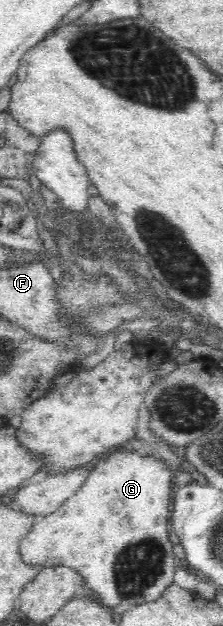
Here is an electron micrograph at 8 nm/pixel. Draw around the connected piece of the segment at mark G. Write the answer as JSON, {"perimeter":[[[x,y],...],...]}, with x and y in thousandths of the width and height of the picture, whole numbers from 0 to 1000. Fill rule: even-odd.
{"perimeter":[[[565,711],[489,720],[484,732],[457,728],[413,740],[413,754],[323,796],[269,805],[247,818],[161,826],[143,847],[90,867],[103,895],[184,906],[283,901],[336,907],[377,923],[390,941],[471,968],[520,970],[565,958],[592,970],[709,958],[780,930],[776,914],[794,906],[776,867],[758,864],[758,802],[789,781],[771,770],[789,752],[722,735],[713,725],[704,730],[632,727]]]}

